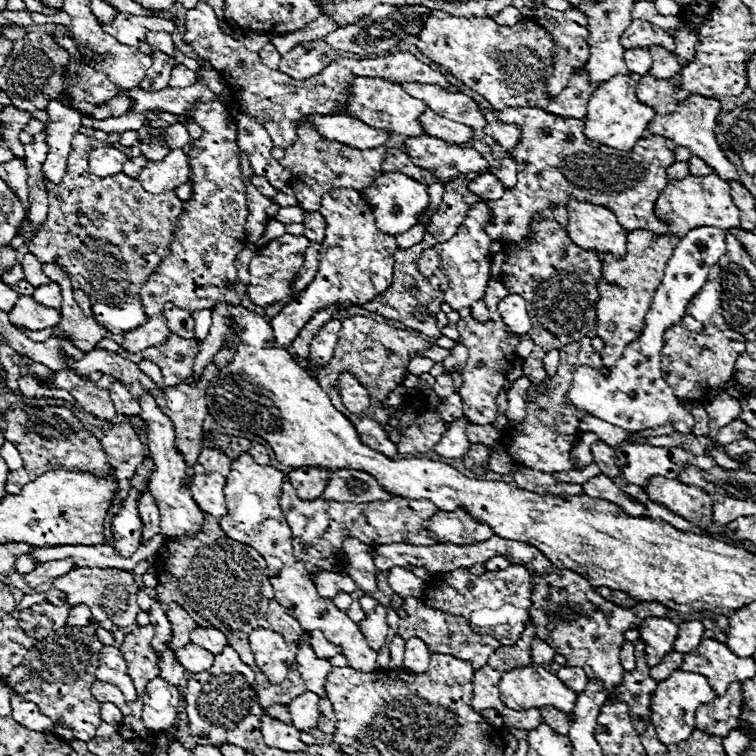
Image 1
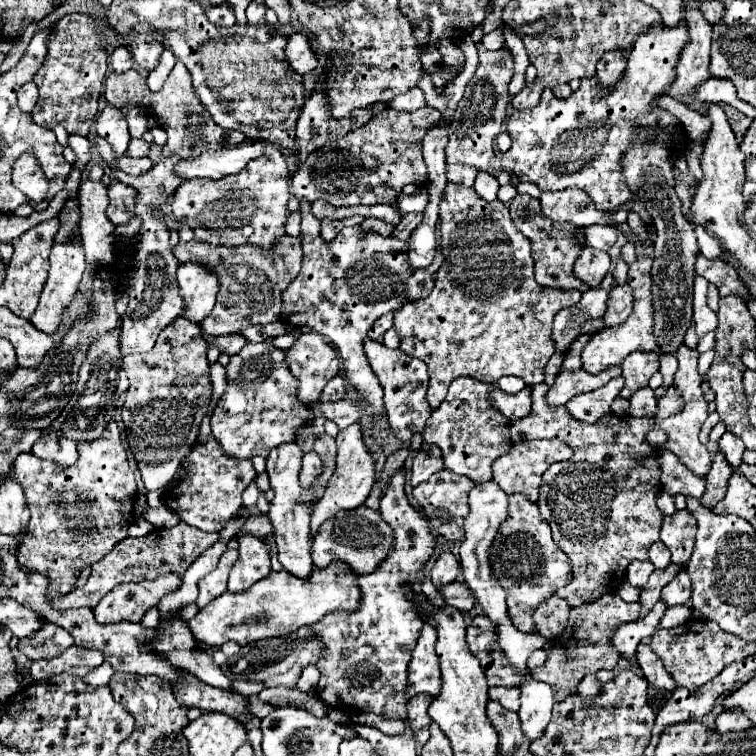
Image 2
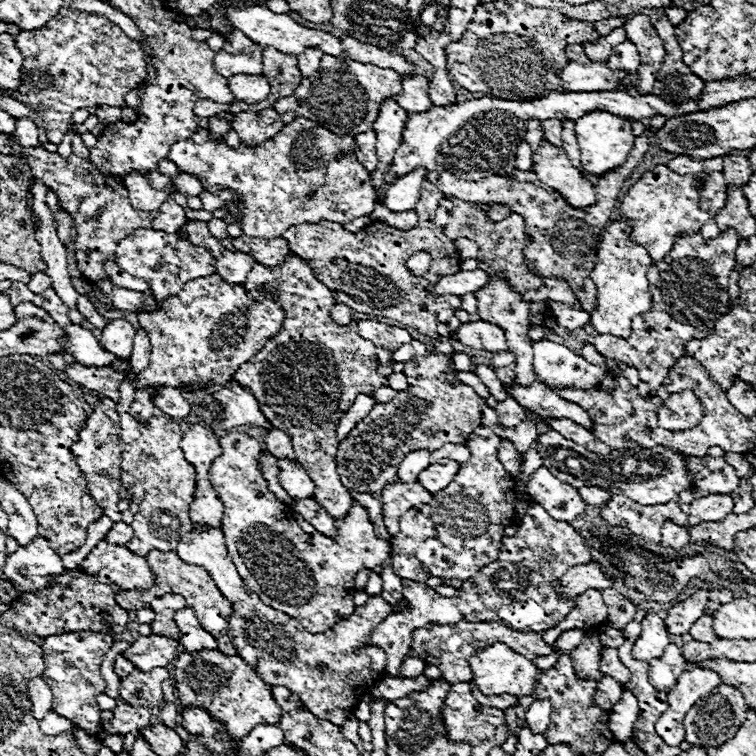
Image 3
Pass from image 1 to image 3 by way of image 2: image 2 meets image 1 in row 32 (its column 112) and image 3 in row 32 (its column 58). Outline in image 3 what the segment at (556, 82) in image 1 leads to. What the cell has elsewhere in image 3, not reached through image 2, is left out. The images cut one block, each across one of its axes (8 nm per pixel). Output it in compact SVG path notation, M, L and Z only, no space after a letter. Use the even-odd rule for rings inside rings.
M610 18L610 20L602 20L602 22L594 24L594 26L596 26L596 32L598 32L600 36L606 36L606 34L610 34L614 28L618 28L618 24L624 24L624 20L622 20L622 18Z

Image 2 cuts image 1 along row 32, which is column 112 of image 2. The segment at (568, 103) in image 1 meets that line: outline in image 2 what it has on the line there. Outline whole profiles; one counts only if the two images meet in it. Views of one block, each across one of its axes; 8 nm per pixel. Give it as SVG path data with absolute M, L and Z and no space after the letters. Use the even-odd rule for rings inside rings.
M108 422L100 438L92 442L78 442L78 462L74 466L46 462L34 458L34 454L20 454L14 460L14 478L24 486L24 494L32 510L32 520L28 524L30 534L28 538L24 538L24 546L20 546L18 562L50 578L50 598L72 592L76 588L76 580L80 578L82 568L100 562L118 542L128 538L128 526L136 522L136 480L126 460L126 450L122 446L116 422Z

